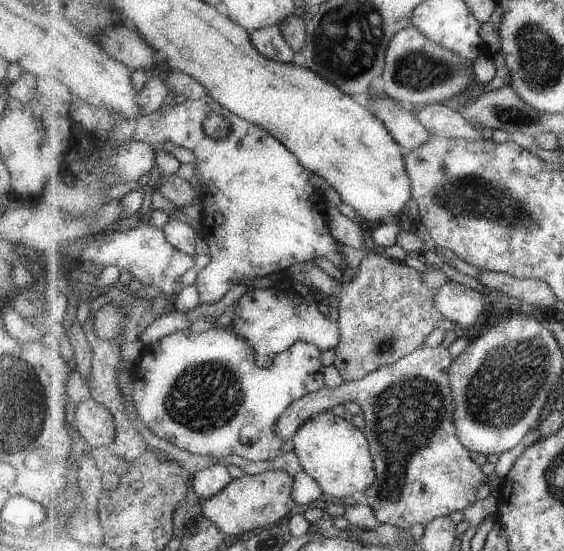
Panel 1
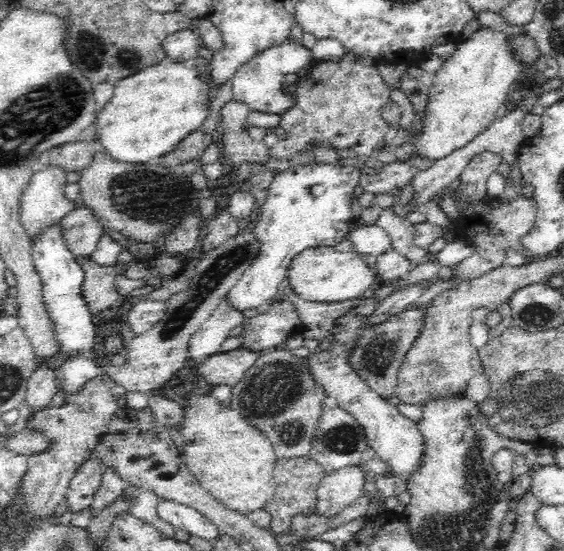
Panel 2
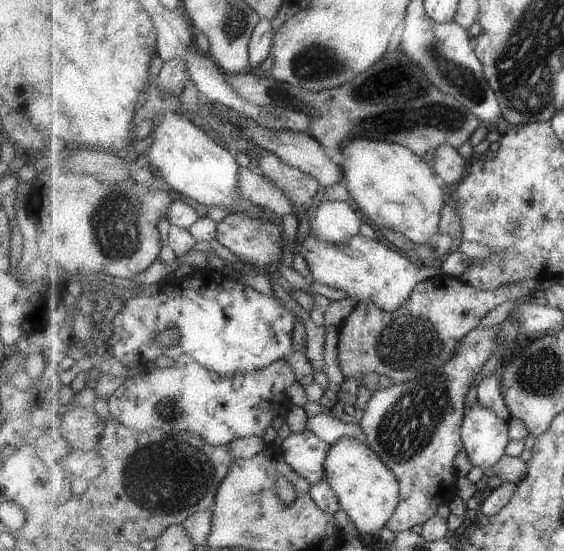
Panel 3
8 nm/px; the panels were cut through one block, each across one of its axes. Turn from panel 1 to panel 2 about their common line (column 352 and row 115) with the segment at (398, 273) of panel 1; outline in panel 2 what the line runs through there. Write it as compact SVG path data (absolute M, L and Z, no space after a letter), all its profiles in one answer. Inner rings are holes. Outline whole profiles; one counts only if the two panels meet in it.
M346 52L338 62L313 61L310 73L304 80L300 80L296 89L296 104L280 115L279 125L285 130L286 139L271 147L271 158L290 160L293 154L306 148L314 150L325 142L334 147L340 158L358 158L360 161L366 161L371 152L383 143L389 124L381 114L384 105L390 102L390 87L378 72L376 65L366 65L356 57L351 52Z

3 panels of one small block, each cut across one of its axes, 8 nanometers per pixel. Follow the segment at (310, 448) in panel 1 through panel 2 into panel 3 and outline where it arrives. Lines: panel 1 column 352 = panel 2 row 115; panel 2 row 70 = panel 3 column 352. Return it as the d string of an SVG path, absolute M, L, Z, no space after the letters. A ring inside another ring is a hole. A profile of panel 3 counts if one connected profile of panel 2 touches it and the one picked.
M345 437L331 445L324 462L326 481L336 492L341 509L355 526L355 531L371 534L389 522L400 503L400 482L386 462L365 441Z

